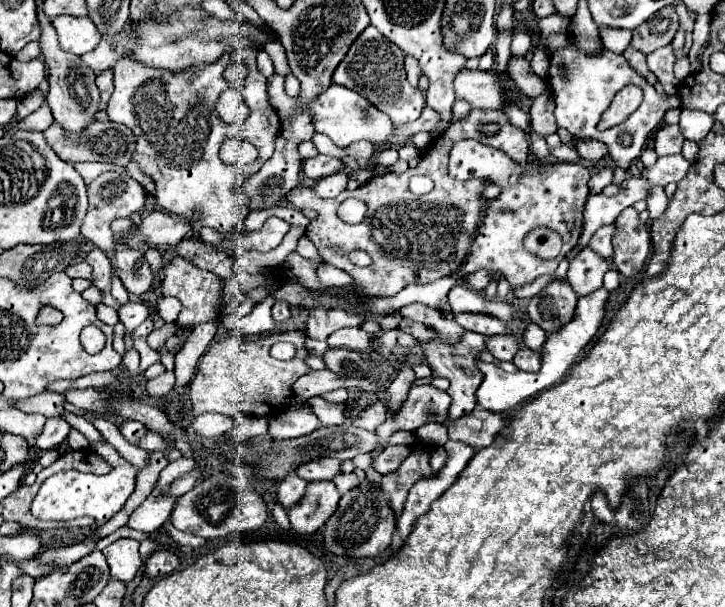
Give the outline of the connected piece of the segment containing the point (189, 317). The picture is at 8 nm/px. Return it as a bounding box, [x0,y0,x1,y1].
[161,255,223,329]

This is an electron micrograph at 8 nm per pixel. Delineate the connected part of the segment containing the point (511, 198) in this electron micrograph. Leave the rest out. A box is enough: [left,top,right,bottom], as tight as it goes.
[449,139,591,289]

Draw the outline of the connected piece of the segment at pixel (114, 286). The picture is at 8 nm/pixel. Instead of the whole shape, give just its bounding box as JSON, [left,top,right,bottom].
[111,273,129,305]

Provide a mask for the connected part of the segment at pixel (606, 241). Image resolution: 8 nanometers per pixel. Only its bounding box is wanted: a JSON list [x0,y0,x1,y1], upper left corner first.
[589,223,617,259]

